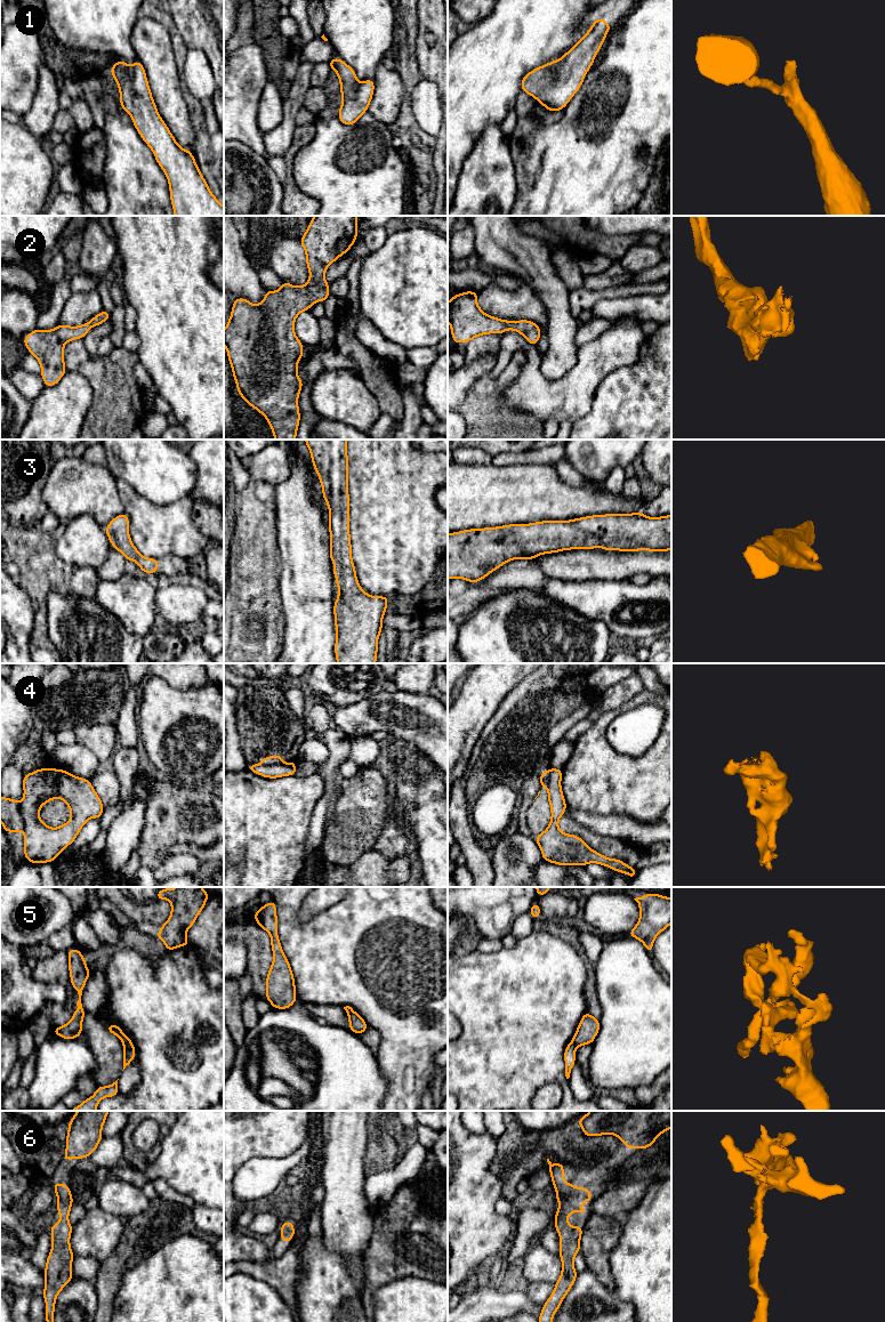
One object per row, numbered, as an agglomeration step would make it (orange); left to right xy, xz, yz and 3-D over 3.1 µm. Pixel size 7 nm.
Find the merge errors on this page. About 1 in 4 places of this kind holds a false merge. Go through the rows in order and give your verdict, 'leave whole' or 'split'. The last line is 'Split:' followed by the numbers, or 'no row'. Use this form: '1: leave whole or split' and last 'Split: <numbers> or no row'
1: leave whole
2: leave whole
3: leave whole
4: split
5: split
6: leave whole
Split: 4, 5

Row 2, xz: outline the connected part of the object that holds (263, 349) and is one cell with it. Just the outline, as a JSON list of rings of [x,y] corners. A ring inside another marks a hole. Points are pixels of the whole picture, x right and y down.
[[[314,216],[299,239],[311,274],[307,283],[295,287],[283,281],[276,291],[266,289],[258,305],[246,298],[234,298],[224,330],[224,346],[240,397],[266,418],[274,440],[296,440],[300,421],[298,398],[304,382],[297,370],[304,348],[293,330],[296,319],[301,312],[309,311],[313,304],[328,299],[330,284],[324,280],[325,271],[351,250],[356,240],[357,216]]]

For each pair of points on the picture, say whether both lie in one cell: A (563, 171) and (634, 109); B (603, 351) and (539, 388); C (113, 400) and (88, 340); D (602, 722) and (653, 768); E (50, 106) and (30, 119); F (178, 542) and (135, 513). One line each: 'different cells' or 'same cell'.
A: same cell
B: same cell
C: different cells
D: same cell
E: same cell
F: same cell

